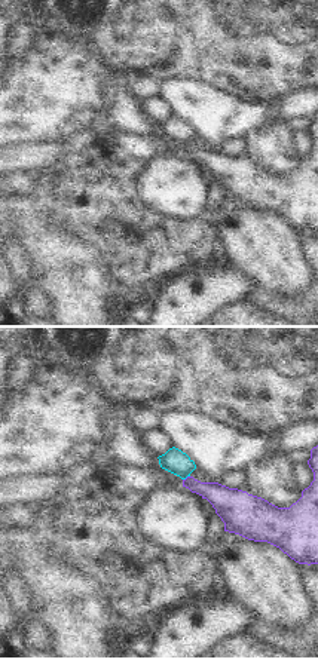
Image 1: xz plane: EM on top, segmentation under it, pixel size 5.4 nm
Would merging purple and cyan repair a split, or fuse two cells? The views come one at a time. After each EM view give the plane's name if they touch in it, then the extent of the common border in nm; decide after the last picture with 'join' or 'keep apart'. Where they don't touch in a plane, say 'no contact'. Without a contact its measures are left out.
xz | 50 nm

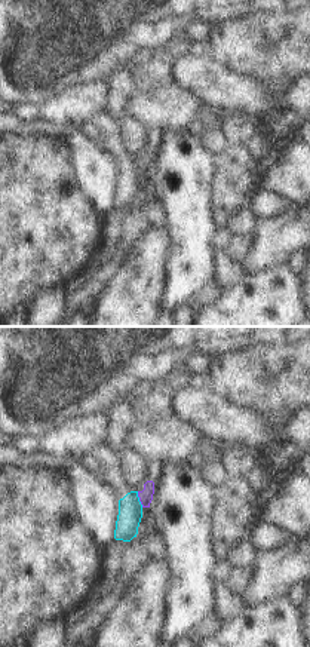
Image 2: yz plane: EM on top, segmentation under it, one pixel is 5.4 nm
yz | 90 nm

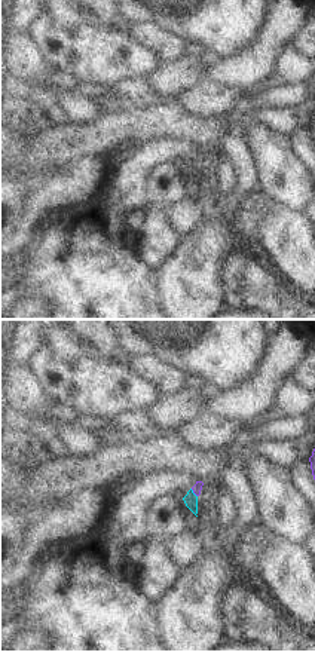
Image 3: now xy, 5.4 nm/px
xy | 60 nm

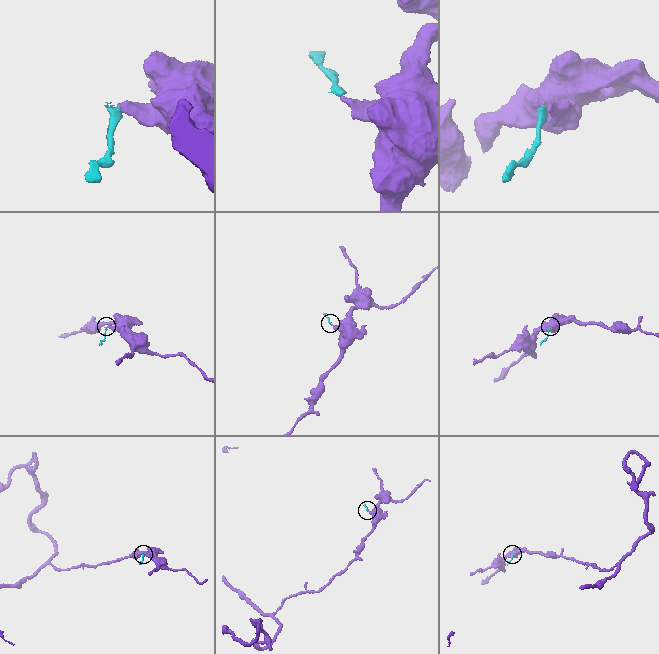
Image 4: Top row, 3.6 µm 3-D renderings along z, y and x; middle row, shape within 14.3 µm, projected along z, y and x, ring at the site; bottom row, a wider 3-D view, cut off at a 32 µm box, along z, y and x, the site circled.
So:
keep apart

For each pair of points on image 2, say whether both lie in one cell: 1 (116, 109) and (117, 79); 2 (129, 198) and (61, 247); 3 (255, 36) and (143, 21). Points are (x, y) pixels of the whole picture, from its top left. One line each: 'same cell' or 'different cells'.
1: same cell
2: different cells
3: different cells

